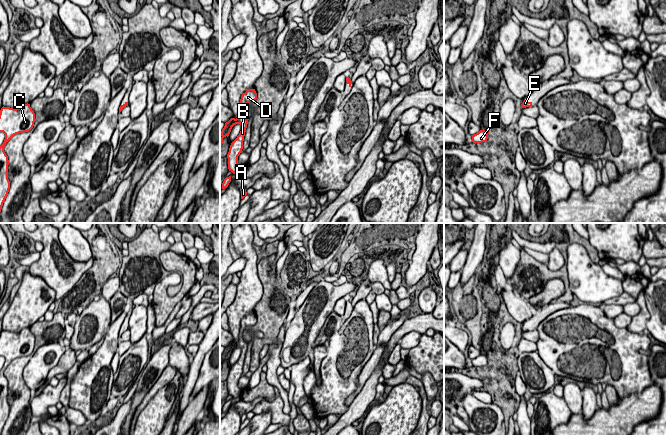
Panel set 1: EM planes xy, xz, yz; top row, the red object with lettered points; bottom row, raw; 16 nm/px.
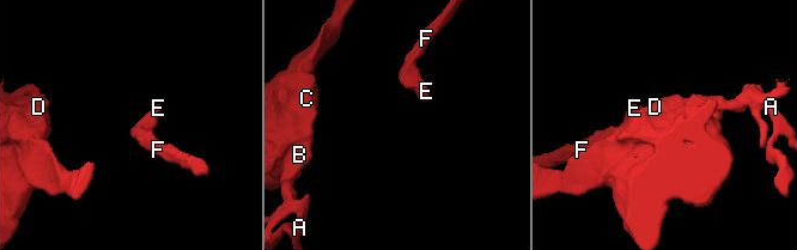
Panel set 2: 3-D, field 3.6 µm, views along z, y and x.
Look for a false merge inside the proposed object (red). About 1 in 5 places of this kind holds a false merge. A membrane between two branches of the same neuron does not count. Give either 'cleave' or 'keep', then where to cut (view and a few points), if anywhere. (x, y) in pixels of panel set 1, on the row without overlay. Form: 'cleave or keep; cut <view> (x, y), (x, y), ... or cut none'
keep; cut none

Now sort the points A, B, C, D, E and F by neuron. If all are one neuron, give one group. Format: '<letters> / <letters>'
A B C D E F

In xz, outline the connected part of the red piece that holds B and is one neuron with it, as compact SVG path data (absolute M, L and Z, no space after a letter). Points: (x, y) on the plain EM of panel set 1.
M248 313L246 314L245 317L242 318L241 323L240 323L240 334L239 334L239 340L235 342L231 342L228 346L225 347L224 352L220 356L220 371L223 368L223 362L228 361L231 353L234 349L240 348L241 349L241 355L237 362L231 367L229 376L227 378L228 382L228 393L231 395L233 398L238 398L240 396L241 390L238 387L238 380L242 377L243 373L243 365L244 365L244 360L248 348L248 342L246 342L243 339L243 331L250 327L254 326L257 323L257 317L255 313Z

